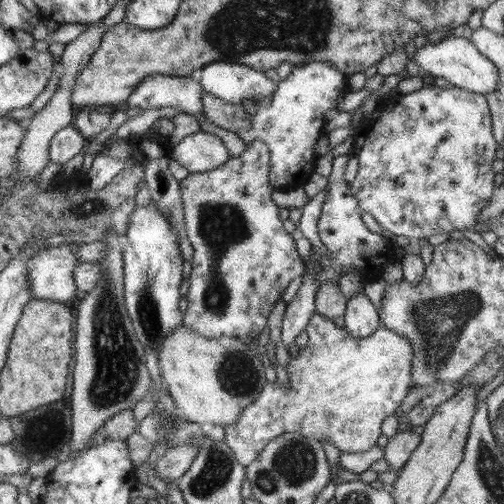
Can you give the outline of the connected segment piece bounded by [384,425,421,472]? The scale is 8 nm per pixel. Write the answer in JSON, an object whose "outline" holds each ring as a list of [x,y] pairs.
{"outline":[[[405,425],[390,437],[384,449],[384,460],[390,466],[390,470],[399,472],[420,441],[421,435]]]}

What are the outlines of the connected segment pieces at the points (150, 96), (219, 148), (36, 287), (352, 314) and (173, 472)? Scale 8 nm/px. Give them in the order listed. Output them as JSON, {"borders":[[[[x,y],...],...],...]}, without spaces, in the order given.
{"borders":[[[[153,74],[144,77],[127,98],[129,108],[178,108],[194,116],[203,113],[201,84],[191,77],[173,77]]],[[[203,131],[186,136],[170,149],[170,158],[187,168],[189,172],[214,170],[230,157],[220,138]]],[[[68,242],[58,247],[38,251],[27,264],[27,284],[32,298],[76,302],[80,296],[74,282],[76,265],[79,262],[75,248],[78,242]]],[[[360,291],[347,299],[344,318],[346,332],[354,338],[366,338],[381,326],[377,308],[372,301]]],[[[195,442],[170,447],[163,452],[163,455],[159,455],[153,468],[158,477],[164,479],[164,482],[178,480],[190,470],[190,466],[196,458],[197,450],[198,447]]]]}

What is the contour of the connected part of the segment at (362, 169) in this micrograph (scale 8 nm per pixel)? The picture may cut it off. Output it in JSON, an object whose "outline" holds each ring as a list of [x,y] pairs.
{"outline":[[[436,82],[432,86],[423,86],[420,90],[410,92],[408,94],[390,93],[383,101],[378,103],[376,110],[366,115],[360,122],[359,126],[354,128],[353,132],[353,146],[354,151],[358,155],[359,169],[355,179],[350,184],[351,191],[357,198],[361,210],[365,210],[368,214],[372,214],[374,220],[382,228],[390,230],[396,236],[406,236],[411,240],[428,239],[433,234],[449,234],[452,230],[462,230],[469,228],[481,235],[485,242],[493,247],[497,241],[496,234],[491,230],[483,230],[479,228],[476,216],[480,214],[480,210],[485,208],[492,196],[495,189],[493,162],[495,161],[496,151],[499,150],[500,145],[494,139],[492,133],[492,121],[489,104],[485,99],[485,95],[478,94],[477,92],[470,92],[460,87],[448,88],[441,83]]]}

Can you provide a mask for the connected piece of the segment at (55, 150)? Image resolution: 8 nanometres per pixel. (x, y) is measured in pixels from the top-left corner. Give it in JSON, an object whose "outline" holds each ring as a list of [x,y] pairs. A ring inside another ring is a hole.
{"outline":[[[72,125],[62,128],[50,141],[50,161],[56,164],[66,164],[72,160],[82,149],[86,149],[89,141]]]}

